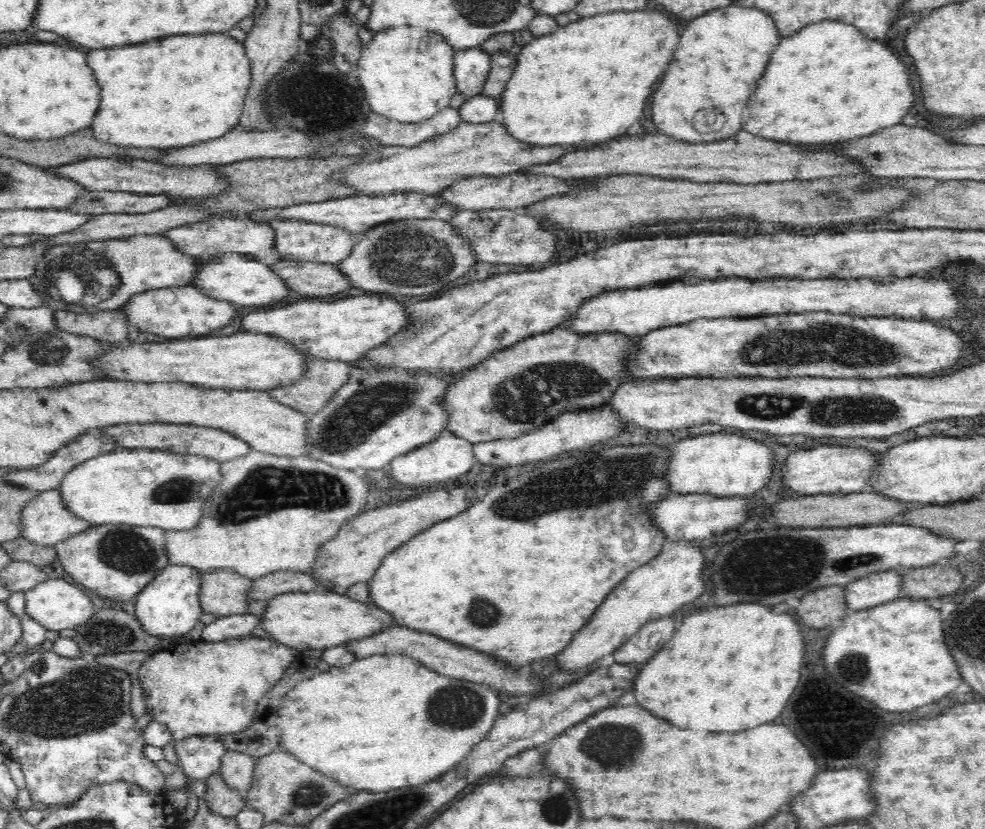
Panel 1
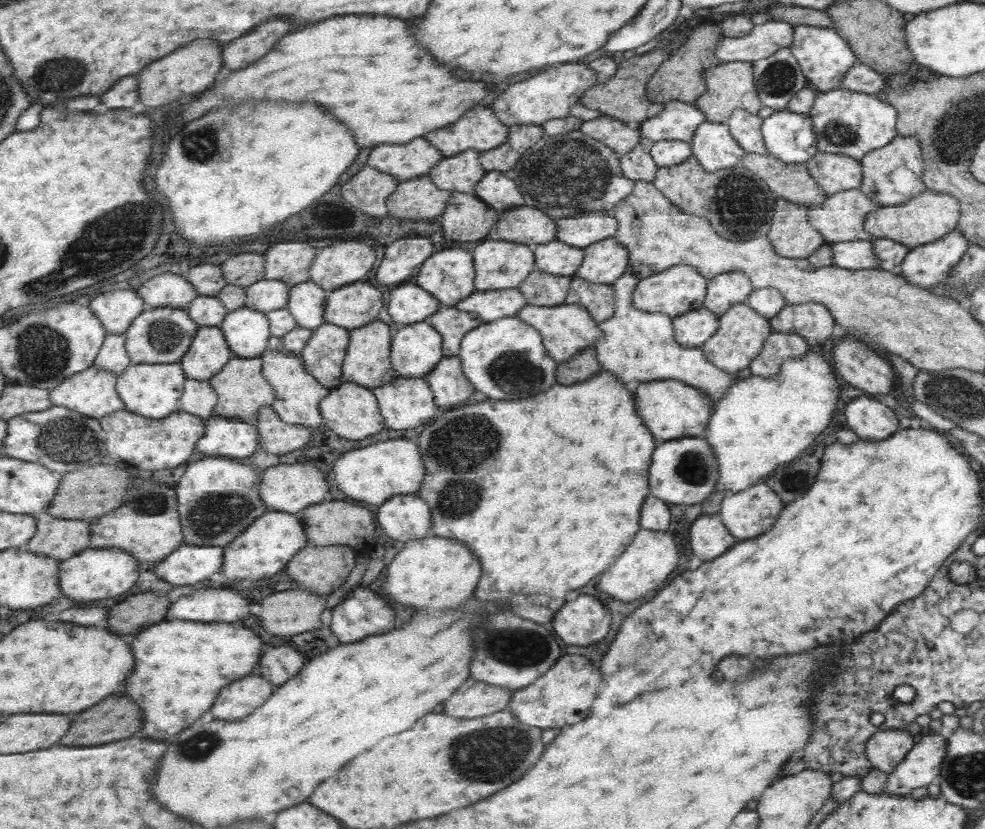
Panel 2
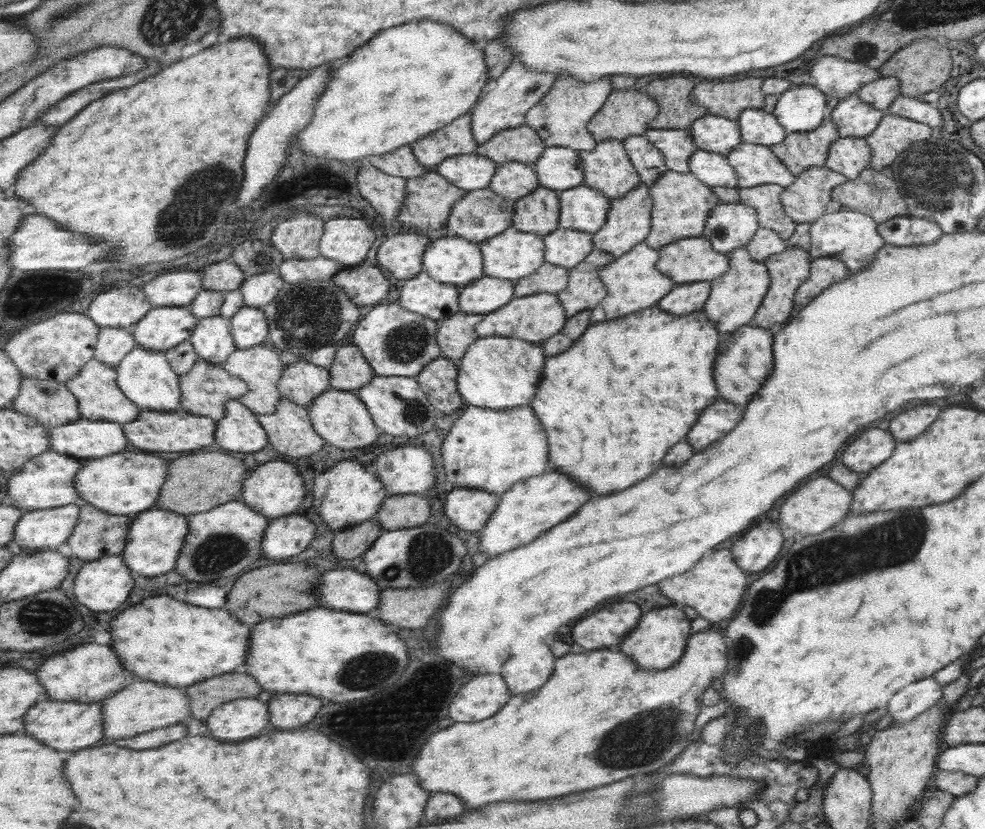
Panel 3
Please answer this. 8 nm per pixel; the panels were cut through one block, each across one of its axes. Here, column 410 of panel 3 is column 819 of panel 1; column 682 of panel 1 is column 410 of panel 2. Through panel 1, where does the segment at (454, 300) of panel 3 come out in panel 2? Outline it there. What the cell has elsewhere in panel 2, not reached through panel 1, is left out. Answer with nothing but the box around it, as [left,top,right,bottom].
[389,284,445,328]

